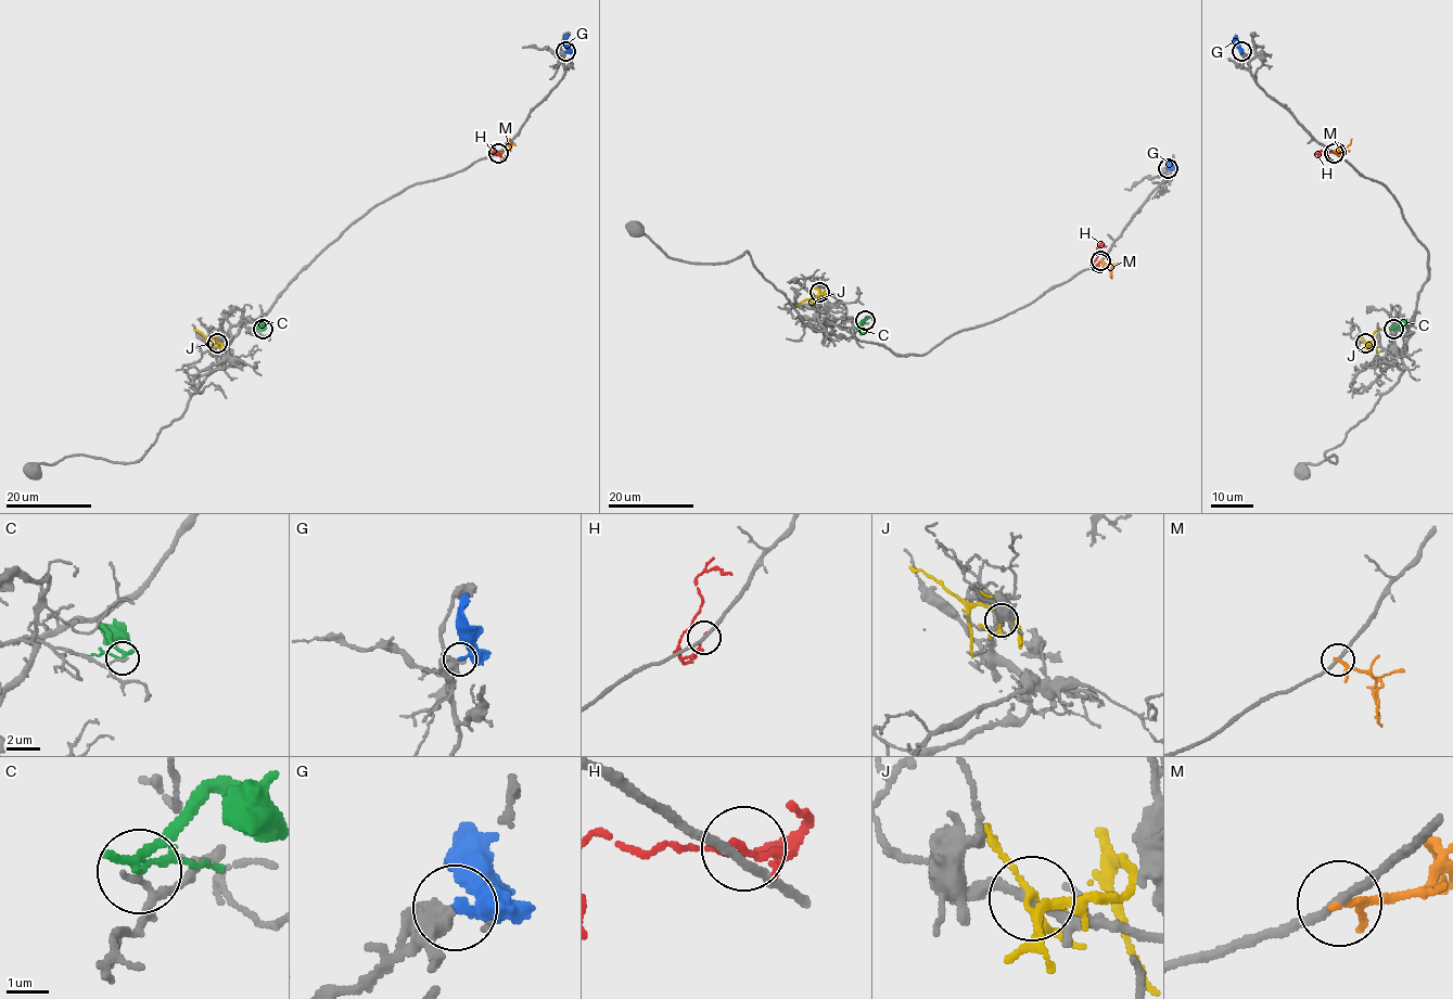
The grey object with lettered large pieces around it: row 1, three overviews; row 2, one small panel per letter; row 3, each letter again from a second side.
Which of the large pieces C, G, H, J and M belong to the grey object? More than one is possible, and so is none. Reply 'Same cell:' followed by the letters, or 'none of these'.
Same cell: G

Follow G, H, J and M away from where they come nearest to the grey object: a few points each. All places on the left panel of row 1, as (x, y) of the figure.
G: (565, 52), (568, 35)
H: (497, 152), (491, 152), (495, 150), (504, 161)
J: (217, 342), (193, 329)
M: (498, 152), (508, 150), (510, 138)

